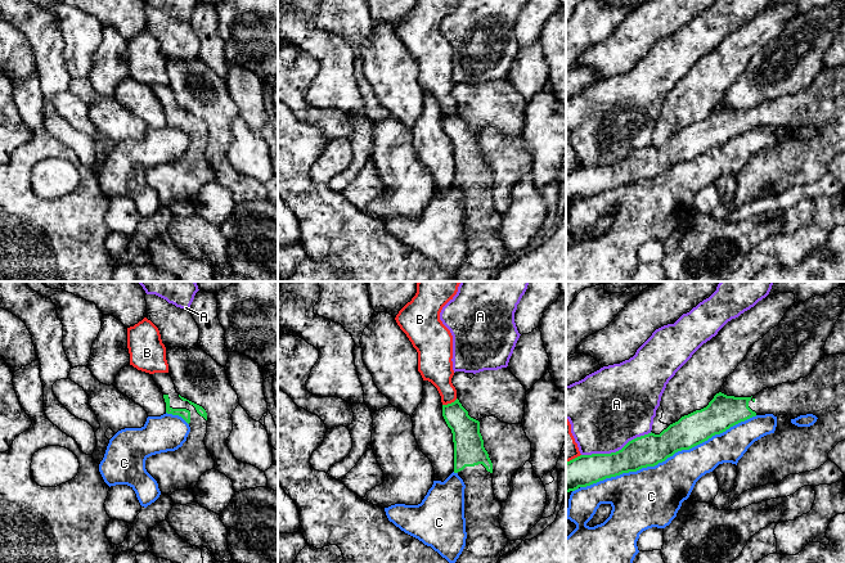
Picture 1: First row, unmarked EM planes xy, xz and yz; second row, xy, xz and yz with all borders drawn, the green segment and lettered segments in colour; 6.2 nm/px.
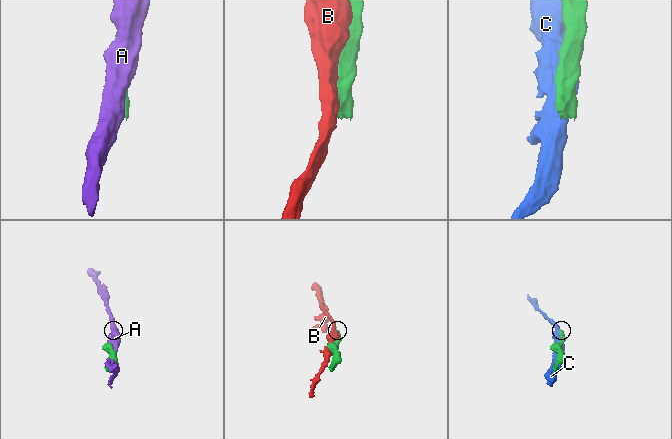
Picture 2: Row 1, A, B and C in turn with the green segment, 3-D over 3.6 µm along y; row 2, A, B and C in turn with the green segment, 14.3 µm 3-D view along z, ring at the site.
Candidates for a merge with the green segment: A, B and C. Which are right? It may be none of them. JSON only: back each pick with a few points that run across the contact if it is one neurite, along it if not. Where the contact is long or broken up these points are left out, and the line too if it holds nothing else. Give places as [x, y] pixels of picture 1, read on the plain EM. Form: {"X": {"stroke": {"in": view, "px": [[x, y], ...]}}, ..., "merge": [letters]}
{"merge": []}

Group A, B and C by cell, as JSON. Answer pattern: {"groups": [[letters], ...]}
{"groups": [["A"], ["B"], ["C"]]}

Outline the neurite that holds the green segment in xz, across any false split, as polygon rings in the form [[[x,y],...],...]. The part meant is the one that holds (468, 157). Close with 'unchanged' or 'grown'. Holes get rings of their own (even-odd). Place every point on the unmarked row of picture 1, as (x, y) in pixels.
[[[457,111],[442,117],[442,129],[451,141],[454,185],[464,194],[466,258],[455,282],[493,282],[508,251],[499,235],[502,213],[494,207],[493,175],[484,159],[480,134],[471,130]]]; grown

